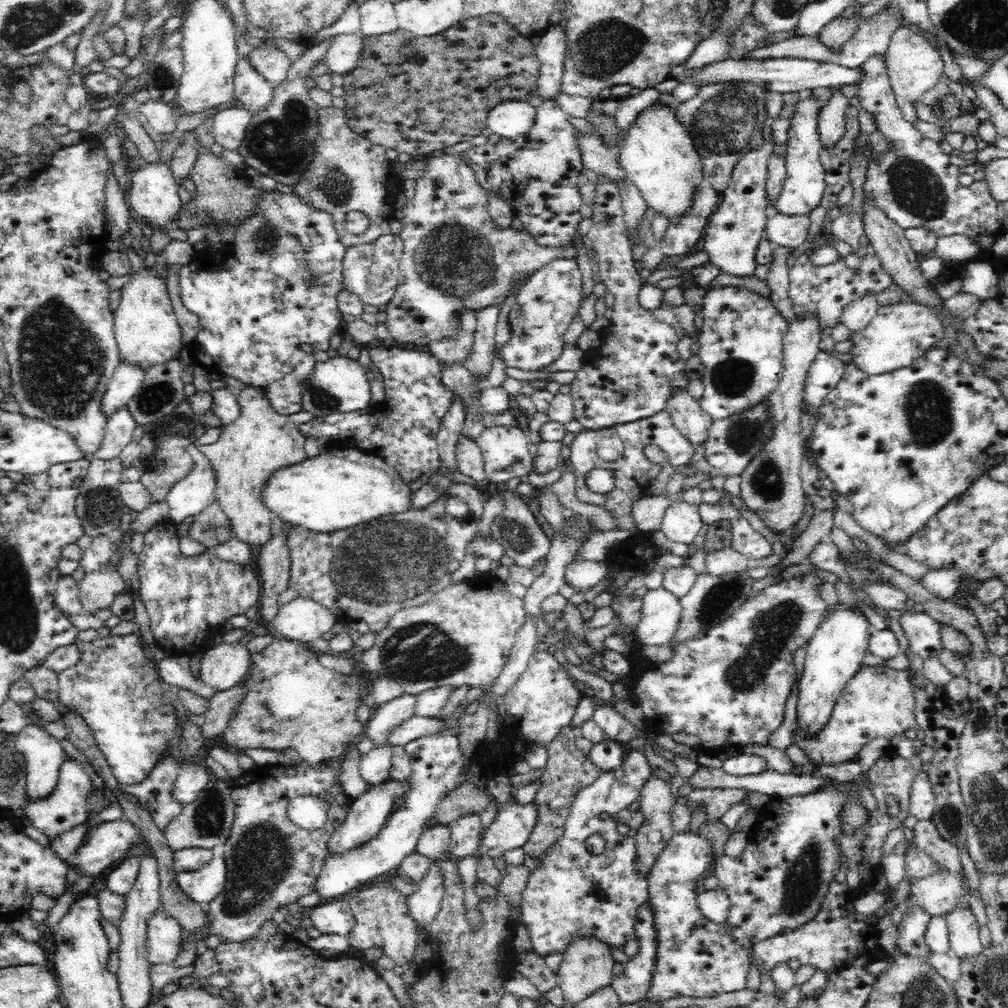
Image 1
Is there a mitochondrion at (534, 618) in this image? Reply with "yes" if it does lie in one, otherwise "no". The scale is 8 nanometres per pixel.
no

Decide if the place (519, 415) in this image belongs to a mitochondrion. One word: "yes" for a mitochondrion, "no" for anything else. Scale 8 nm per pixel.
no

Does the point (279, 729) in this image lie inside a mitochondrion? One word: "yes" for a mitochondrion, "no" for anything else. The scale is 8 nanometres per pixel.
yes

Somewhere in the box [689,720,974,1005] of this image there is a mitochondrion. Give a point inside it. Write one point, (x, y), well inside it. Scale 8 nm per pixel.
(800, 881)

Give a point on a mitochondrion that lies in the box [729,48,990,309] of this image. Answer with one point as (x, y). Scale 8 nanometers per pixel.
(916, 188)

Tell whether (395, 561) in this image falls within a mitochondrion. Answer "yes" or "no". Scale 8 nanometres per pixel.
yes

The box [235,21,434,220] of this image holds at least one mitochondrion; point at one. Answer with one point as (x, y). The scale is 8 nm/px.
(281, 144)

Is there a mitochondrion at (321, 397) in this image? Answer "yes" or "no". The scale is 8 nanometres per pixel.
yes

